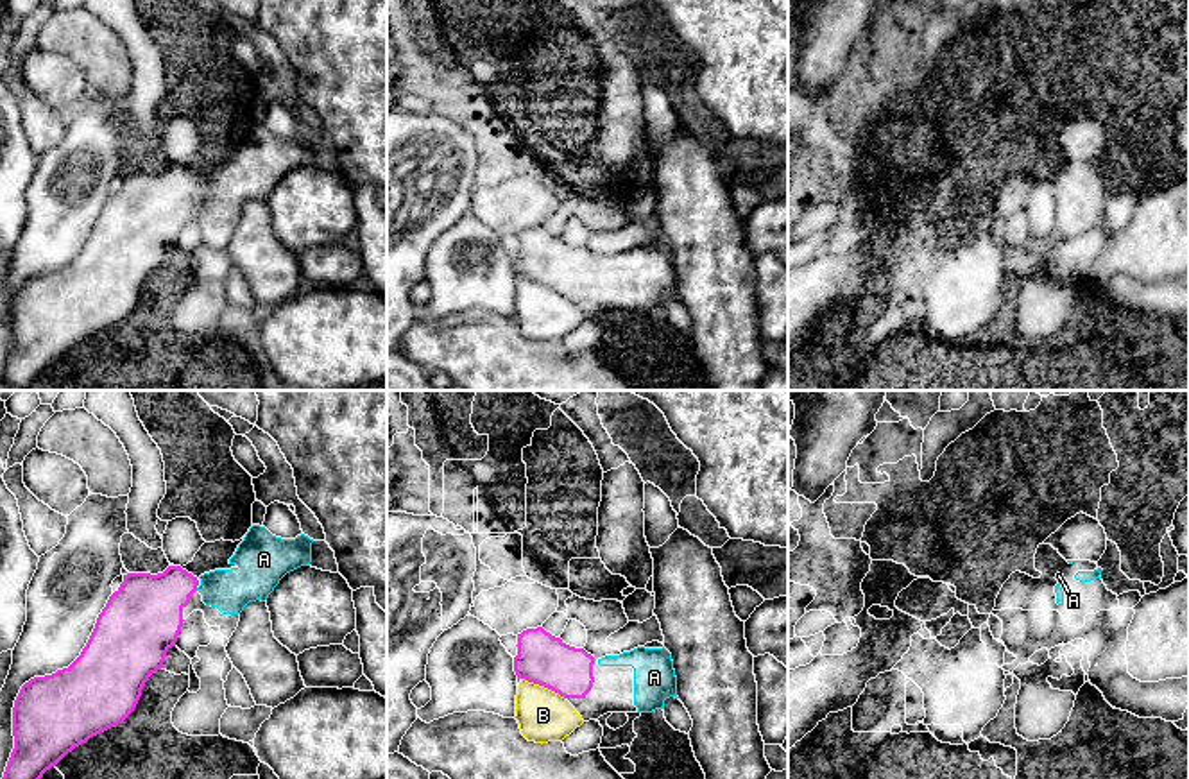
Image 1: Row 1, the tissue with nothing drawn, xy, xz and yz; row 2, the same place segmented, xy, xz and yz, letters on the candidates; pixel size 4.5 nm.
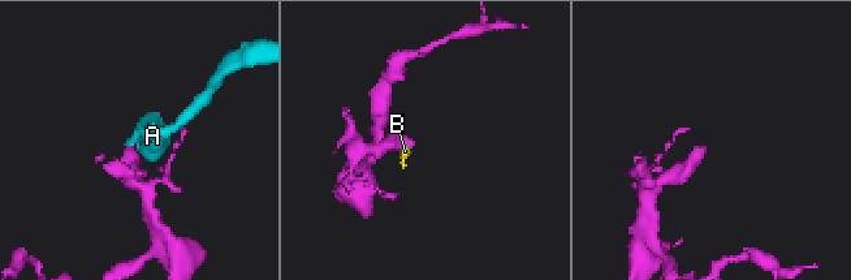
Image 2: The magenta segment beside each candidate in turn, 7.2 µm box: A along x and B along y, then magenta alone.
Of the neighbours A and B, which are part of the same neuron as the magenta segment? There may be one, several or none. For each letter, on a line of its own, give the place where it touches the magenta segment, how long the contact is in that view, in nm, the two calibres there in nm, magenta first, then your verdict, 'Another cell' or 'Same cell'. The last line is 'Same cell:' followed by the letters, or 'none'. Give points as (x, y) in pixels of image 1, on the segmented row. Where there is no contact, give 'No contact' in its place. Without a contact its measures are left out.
A: Touches magenta at yz (1060, 579). Shared border 40 nm. Thickness 20 nm (magenta) against 20 nm. Same cell
B: Touches magenta at xz (543, 684). Shared border 220 nm. Thickness 220 nm (magenta) against 240 nm. Another cell
Same cell: A

